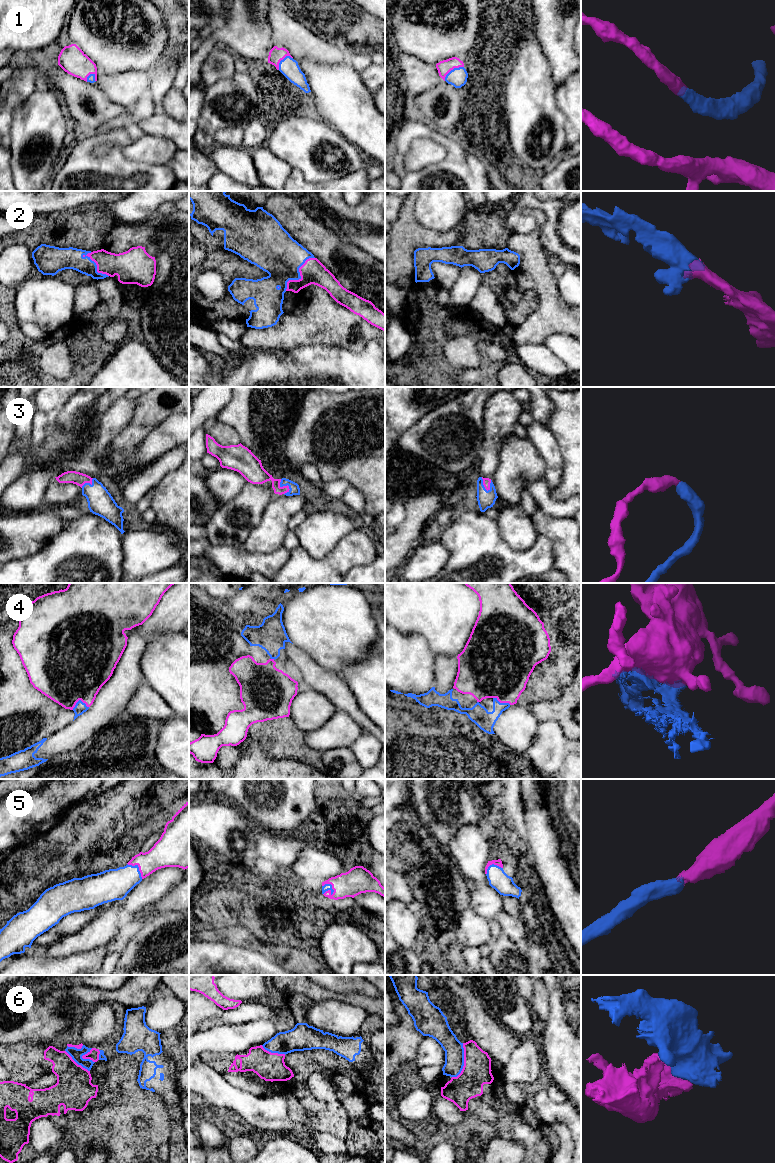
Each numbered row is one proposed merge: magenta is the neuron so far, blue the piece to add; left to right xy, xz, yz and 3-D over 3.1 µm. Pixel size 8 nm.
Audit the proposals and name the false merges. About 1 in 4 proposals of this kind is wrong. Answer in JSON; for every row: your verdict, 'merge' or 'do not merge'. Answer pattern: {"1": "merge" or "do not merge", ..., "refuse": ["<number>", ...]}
{"1": "merge", "2": "merge", "3": "merge", "4": "do not merge", "5": "merge", "6": "do not merge", "refuse": ["4", "6"]}

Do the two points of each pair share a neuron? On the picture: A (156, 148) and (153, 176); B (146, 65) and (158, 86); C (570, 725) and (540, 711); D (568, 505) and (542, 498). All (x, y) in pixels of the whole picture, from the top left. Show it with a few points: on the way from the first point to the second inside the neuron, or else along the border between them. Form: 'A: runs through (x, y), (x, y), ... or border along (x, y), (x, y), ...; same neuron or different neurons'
A: border along (131, 160), (161, 164), (168, 167); different neurons
B: border along (153, 71), (151, 73); different neurons
C: runs through (563, 718), (556, 711), (547, 711); same neuron
D: runs through (562, 505), (548, 504); same neuron

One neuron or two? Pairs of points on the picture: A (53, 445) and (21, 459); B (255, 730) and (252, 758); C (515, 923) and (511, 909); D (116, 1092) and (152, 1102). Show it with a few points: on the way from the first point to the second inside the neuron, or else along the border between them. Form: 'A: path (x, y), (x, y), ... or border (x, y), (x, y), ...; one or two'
A: path (45, 453), (38, 458), (29, 458); one
B: border (246, 737), (267, 739), (272, 756); two
C: border (503, 909), (509, 914), (521, 916); two
D: path (125, 1101), (143, 1102); one

